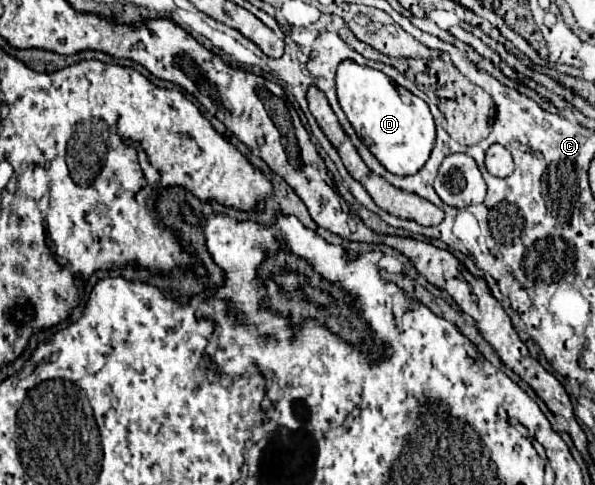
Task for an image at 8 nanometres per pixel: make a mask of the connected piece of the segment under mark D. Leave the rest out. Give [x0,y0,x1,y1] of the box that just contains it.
[336,60,436,176]

